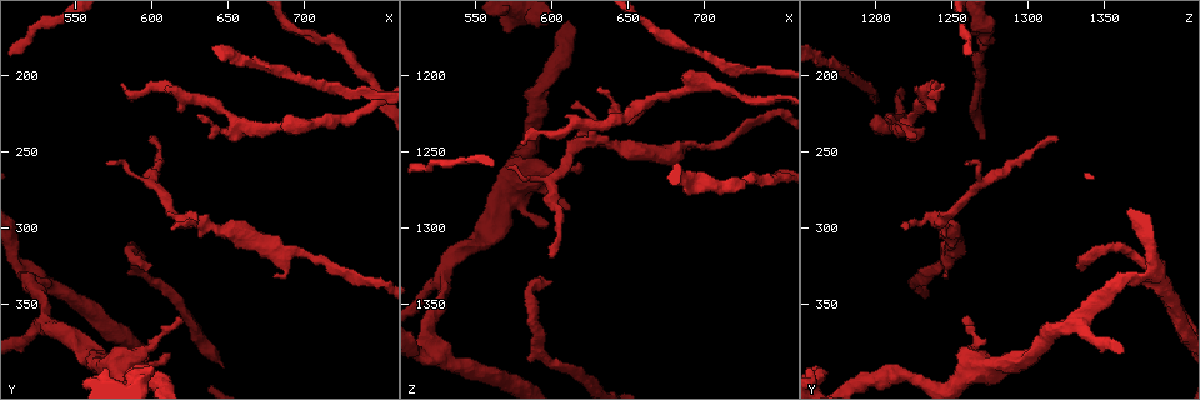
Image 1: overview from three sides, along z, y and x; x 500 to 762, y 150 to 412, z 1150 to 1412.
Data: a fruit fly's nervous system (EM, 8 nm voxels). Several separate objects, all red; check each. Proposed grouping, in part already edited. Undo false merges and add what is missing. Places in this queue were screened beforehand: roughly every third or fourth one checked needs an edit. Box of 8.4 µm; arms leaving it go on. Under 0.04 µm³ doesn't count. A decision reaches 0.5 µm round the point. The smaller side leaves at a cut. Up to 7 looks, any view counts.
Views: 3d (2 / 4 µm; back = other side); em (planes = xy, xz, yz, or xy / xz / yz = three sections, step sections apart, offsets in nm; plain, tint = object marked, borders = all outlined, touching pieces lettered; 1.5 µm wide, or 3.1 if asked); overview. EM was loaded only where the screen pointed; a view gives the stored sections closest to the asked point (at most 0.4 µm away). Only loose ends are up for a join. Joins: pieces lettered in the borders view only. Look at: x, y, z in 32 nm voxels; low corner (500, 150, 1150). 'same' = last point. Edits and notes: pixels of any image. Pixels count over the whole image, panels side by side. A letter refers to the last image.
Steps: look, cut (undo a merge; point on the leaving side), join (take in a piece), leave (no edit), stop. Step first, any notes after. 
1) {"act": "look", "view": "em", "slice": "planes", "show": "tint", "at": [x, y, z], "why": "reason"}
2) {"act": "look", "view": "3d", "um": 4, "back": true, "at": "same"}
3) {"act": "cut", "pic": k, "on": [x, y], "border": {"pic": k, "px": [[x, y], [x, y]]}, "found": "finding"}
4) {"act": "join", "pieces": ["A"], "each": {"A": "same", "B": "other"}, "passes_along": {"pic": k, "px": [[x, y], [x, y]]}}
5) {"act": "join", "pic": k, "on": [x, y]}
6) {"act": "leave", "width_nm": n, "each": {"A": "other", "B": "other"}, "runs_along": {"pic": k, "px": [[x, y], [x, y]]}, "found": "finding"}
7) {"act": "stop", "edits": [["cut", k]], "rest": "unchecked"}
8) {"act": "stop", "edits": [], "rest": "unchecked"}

{"act": "look", "view": "em", "slice": "planes", "show": "tint", "at": [692, 232, 1202]}

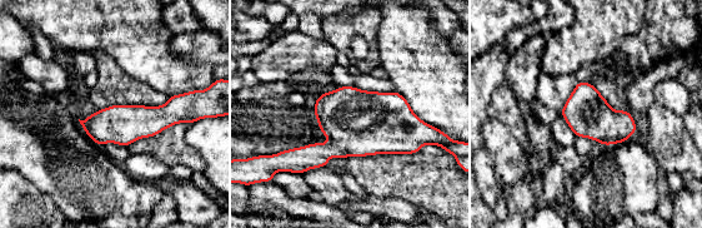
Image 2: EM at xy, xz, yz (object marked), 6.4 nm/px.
{"act": "look", "view": "em", "slice": "planes", "show": "borders", "at": "same"}

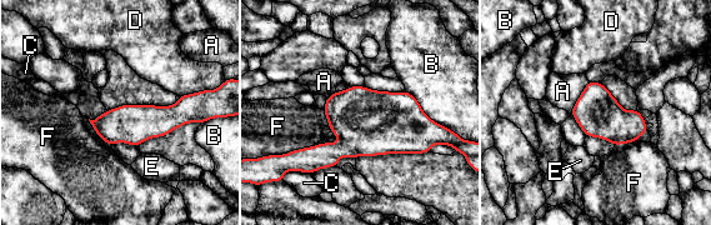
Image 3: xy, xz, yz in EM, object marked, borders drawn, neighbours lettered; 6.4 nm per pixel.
{"act": "leave", "width_nm": 300, "each": {"A": "other", "B": "other", "C": "other", "D": "other", "E": "other", "F": "other"}, "border": {"pic": 3, "px": [[589, 81], [569, 113]]}, "found": "continuous, no second cell"}

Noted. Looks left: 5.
{"act": "look", "view": "3d", "um": 2, "at": [598, 326, 1336], "why": "free end"}

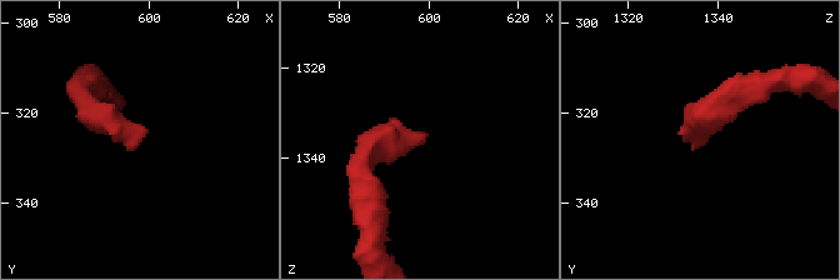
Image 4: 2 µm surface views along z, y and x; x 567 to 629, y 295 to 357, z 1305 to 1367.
{"act": "look", "view": "em", "slice": "planes", "show": "borders", "at": [600, 325, 1336]}

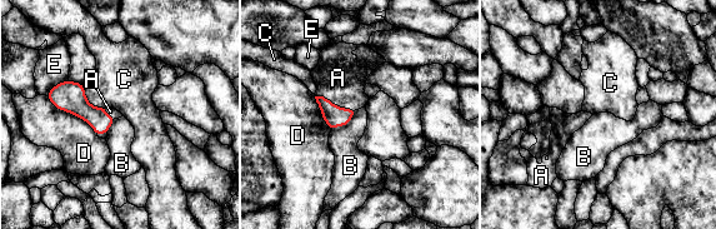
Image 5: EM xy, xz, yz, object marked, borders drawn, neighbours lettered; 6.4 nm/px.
{"act": "join", "pieces": ["A"], "longest_contact_nm": ["D", 440], "each": {"A": "same", "B": "other", "C": "other", "D": "other", "E": "other"}, "passes_along": {"pic": 5, "px": [[335, 117], [335, 105], [338, 78]]}, "found": "it goes on there"}

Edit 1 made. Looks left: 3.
{"act": "look", "view": "overview", "why": "see it whole again"}

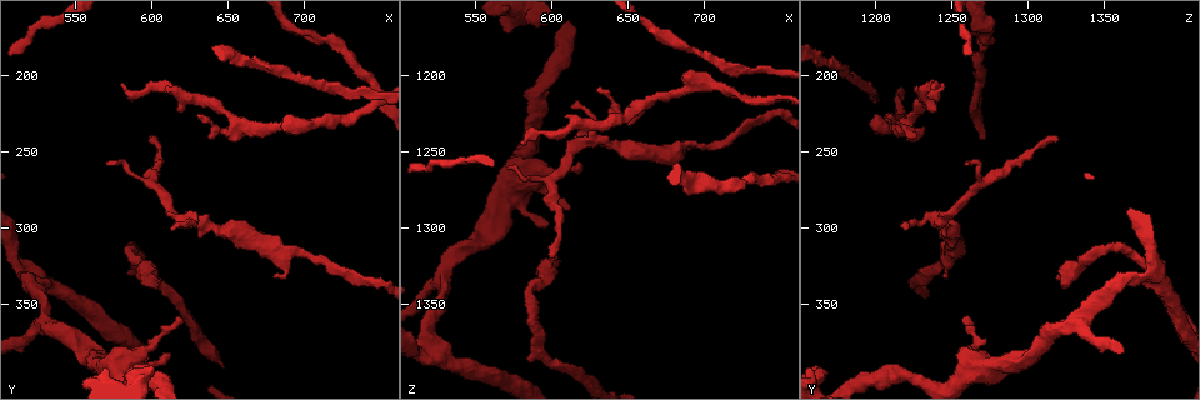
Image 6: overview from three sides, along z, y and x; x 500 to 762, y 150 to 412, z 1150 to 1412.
{"act": "look", "view": "em", "slice": "planes", "show": "tint", "at": [616, 358, 1260], "why": "tapers out"}

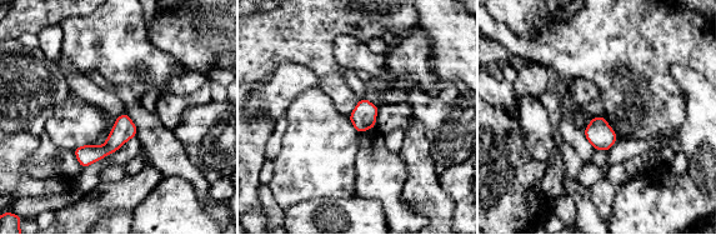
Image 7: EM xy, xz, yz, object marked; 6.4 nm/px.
{"act": "look", "view": "em", "slice": "planes", "show": "borders", "at": "same"}

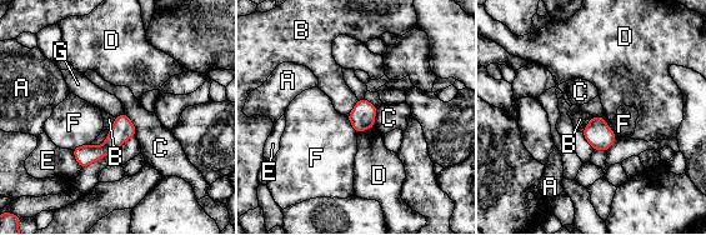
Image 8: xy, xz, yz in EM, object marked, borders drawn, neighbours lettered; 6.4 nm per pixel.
{"act": "leave", "longest_contact_nm": ["B", 240], "each": {"A": "other", "B": "other", "C": "other", "D": "other", "E": "other", "F": "other", "G": "other"}, "border": {"pic": 8, "px": [[592, 115], [602, 116]]}, "found": "none of them fits"}

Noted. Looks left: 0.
{"act": "stop", "edits": [["join", 5]], "rest": "unchecked"}

